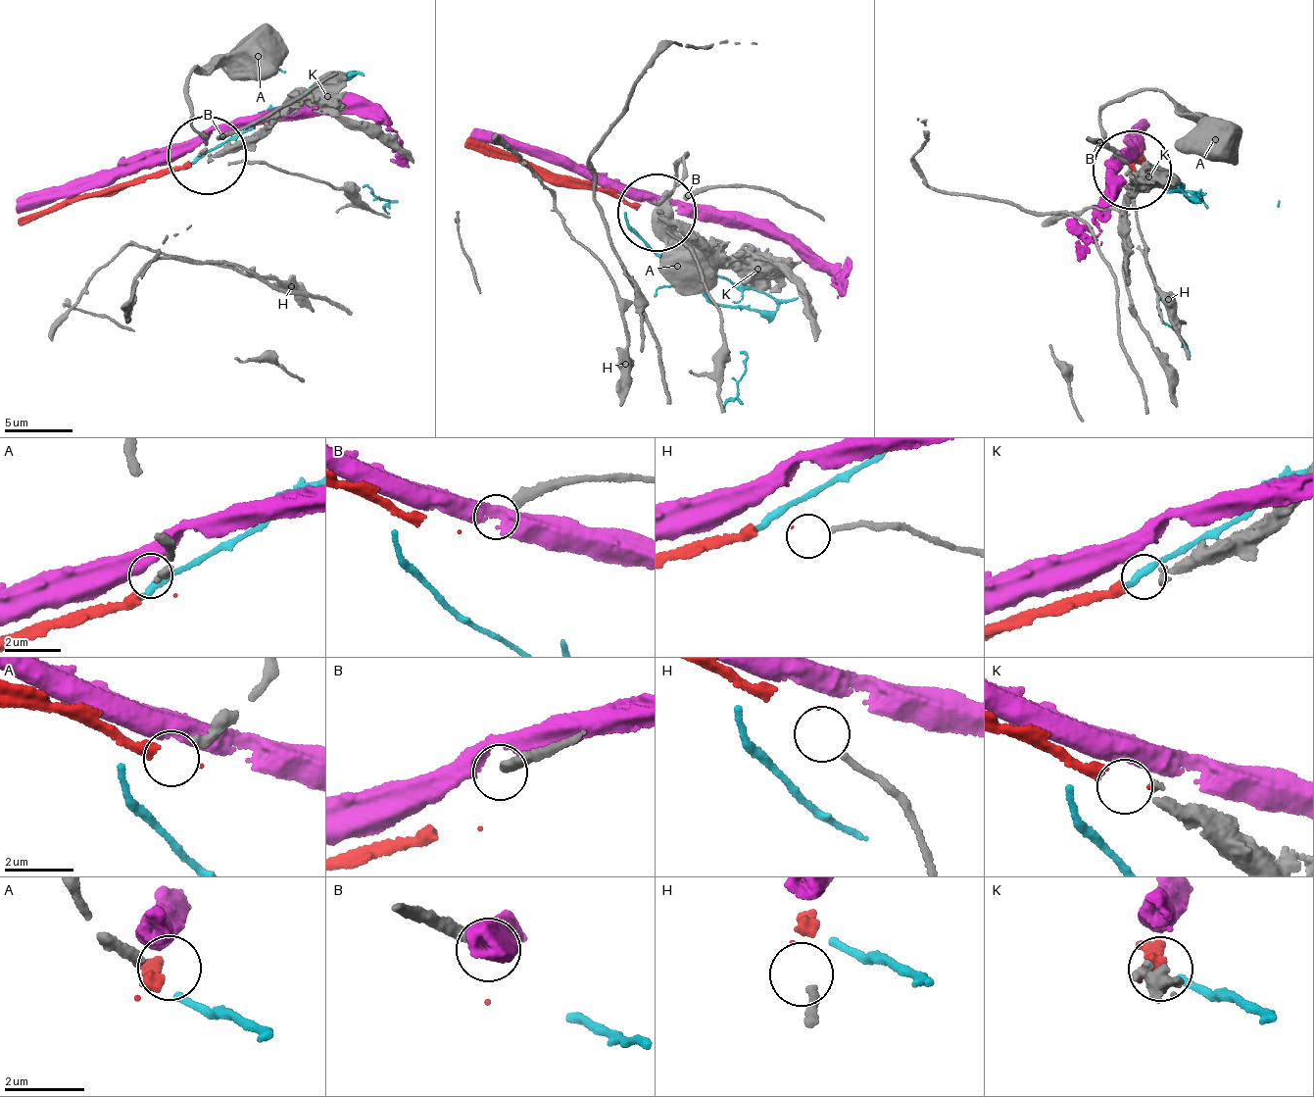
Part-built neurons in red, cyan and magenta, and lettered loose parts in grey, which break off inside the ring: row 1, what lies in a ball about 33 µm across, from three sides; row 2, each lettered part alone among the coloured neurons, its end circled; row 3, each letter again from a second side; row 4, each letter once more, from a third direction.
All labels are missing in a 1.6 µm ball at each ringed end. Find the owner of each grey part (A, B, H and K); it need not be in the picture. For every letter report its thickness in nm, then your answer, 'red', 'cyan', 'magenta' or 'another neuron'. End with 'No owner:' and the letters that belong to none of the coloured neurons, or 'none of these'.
A: calibre 260 nm; another neuron
B: calibre 360 nm; another neuron
H: calibre 170 nm; another neuron
K: calibre 280 nm; red
No owner: A, B, H

